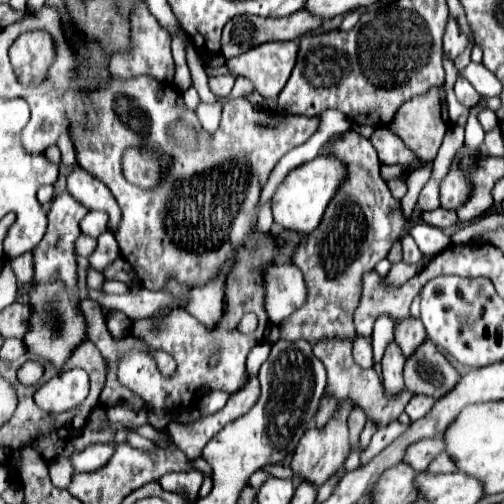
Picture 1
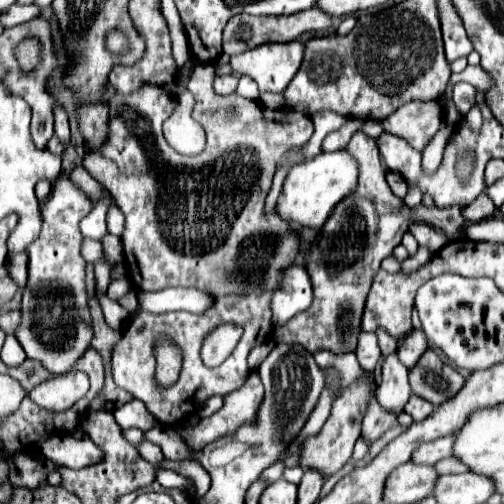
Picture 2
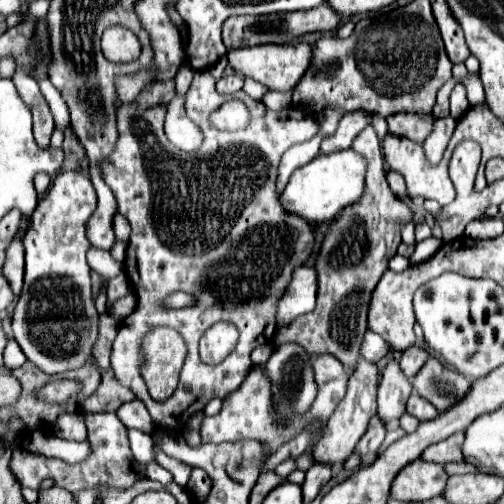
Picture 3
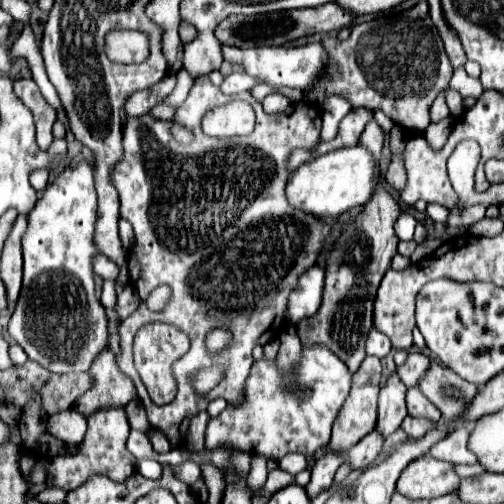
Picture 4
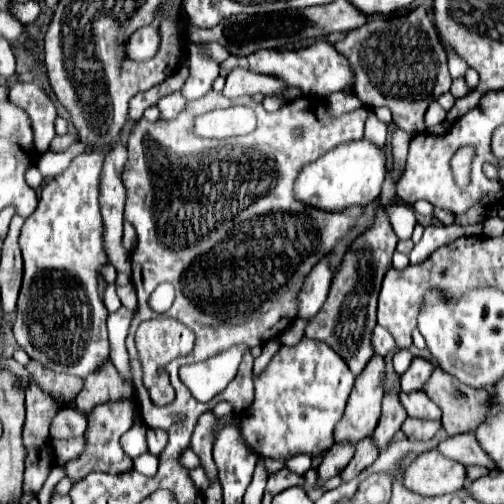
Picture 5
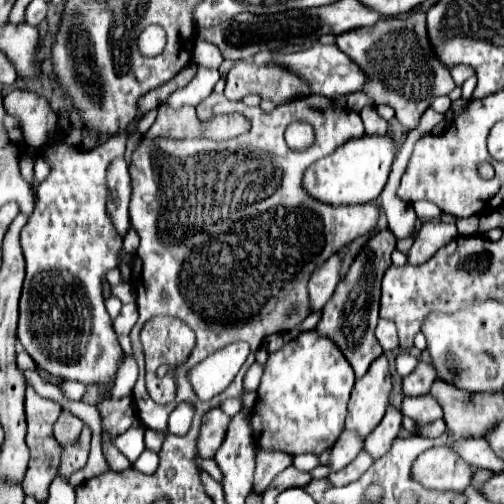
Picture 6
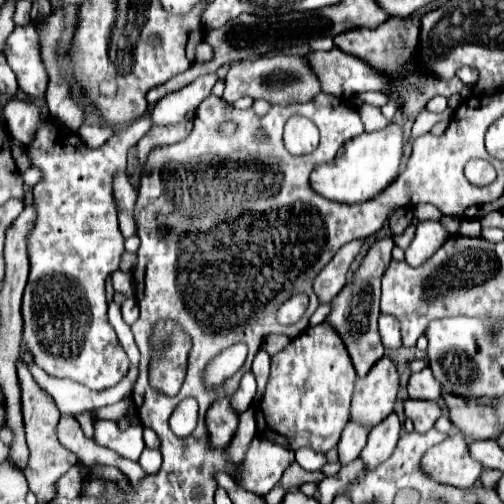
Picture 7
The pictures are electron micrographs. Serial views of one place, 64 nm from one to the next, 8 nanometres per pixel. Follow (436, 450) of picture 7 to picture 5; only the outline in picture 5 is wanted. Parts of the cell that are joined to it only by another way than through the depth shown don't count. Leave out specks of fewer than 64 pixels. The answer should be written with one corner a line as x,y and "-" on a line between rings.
436,450
422,452
404,468
404,486
420,496
442,496
464,488
466,468

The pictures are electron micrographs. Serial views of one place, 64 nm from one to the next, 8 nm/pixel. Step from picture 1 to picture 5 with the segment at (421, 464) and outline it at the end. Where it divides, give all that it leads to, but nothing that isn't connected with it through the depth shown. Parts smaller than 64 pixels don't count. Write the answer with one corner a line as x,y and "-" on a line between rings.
464,432
460,436
448,436
446,440
442,440
436,446
436,450
442,456
448,456
448,458
464,464
464,466
486,466
490,470
496,468
492,464
492,460
486,456
486,452
478,446
472,432

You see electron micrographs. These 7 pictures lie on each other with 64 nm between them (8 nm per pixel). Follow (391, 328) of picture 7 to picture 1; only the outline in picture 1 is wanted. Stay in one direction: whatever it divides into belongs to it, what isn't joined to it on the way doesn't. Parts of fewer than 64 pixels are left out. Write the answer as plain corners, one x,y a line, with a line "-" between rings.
356,338
354,340
354,350
352,356
356,360
356,364
360,364
362,368
372,368
372,342
366,338

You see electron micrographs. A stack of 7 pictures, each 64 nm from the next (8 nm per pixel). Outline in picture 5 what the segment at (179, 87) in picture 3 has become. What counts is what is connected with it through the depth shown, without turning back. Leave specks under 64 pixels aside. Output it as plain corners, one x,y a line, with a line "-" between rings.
176,90
174,94
168,94
166,98
162,98
158,102
158,108
162,112
162,120
176,118
180,114
180,110
184,110
184,106
186,106
186,98
182,96
180,90

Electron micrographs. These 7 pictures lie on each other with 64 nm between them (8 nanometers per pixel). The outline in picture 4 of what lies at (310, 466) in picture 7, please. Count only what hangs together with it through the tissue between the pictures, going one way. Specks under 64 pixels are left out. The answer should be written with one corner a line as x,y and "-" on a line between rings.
292,452
292,456
284,456
284,458
278,462
278,466
280,466
284,472
288,472
288,474
298,474
298,472
306,470
306,458
300,456
298,452

